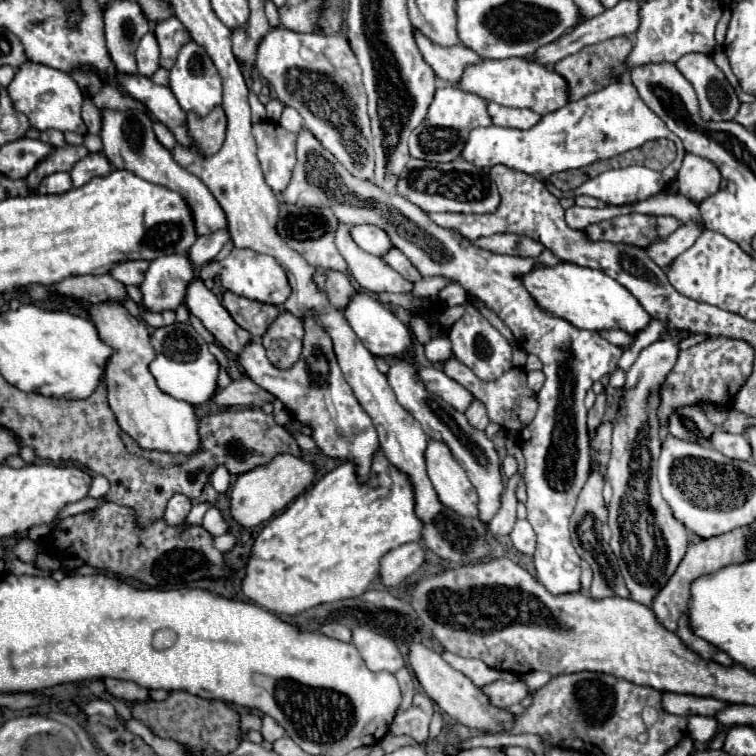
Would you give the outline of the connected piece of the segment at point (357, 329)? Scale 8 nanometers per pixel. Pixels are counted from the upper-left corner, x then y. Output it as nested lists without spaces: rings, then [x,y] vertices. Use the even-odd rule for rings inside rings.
[[[356,291],[350,297],[350,301],[342,313],[344,313],[344,319],[348,321],[348,325],[352,327],[352,331],[358,335],[358,339],[364,343],[364,347],[372,355],[394,359],[394,357],[400,357],[408,347],[412,347],[412,335],[410,335],[408,327],[404,323],[400,323],[388,307],[384,307],[374,295],[366,293],[366,291]]]

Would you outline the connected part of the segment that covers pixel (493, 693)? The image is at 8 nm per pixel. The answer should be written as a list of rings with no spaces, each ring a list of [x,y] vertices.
[[[520,679],[514,681],[514,683],[494,681],[492,685],[482,687],[482,691],[490,697],[490,701],[496,707],[510,707],[514,703],[520,703],[526,695],[532,695],[532,691],[528,689],[528,685],[524,681],[520,681]]]

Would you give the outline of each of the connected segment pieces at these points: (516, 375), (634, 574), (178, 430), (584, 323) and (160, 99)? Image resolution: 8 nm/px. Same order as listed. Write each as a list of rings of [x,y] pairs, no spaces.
[[[450,357],[450,359],[442,365],[442,371],[444,371],[450,379],[454,379],[454,381],[458,381],[462,387],[466,387],[478,401],[482,401],[482,403],[486,405],[490,423],[496,423],[496,425],[500,427],[498,433],[504,435],[504,437],[506,437],[510,431],[520,433],[520,431],[534,419],[534,415],[536,415],[536,411],[538,411],[538,395],[526,385],[526,371],[524,371],[524,369],[512,367],[512,369],[506,371],[500,379],[486,383],[486,381],[478,379],[466,365],[462,365],[460,361],[456,361],[454,357]]]
[[[666,331],[662,339],[642,349],[636,363],[630,367],[624,385],[626,405],[616,415],[612,457],[608,461],[608,479],[614,491],[608,505],[608,527],[612,531],[610,547],[618,559],[632,599],[642,605],[652,603],[654,595],[658,595],[662,585],[666,585],[670,575],[674,575],[688,549],[688,531],[682,523],[678,523],[678,519],[674,519],[674,515],[670,515],[670,507],[666,507],[656,479],[656,463],[662,447],[660,423],[656,415],[660,401],[658,391],[664,377],[676,363],[680,351],[678,341],[682,337],[688,337],[688,331]]]
[[[122,303],[88,305],[88,315],[92,317],[100,339],[112,349],[104,367],[104,379],[108,385],[110,409],[114,411],[122,431],[136,439],[142,449],[160,449],[184,455],[194,453],[200,443],[194,407],[158,389],[156,379],[148,371],[148,363],[154,359],[154,349],[150,345],[146,325],[132,317]]]
[[[558,263],[556,267],[536,267],[528,275],[524,275],[524,285],[542,309],[570,321],[578,329],[620,329],[630,335],[636,335],[644,331],[652,321],[644,307],[638,303],[638,299],[626,287],[596,269],[578,267],[574,263]]]
[[[118,71],[116,75],[118,81],[126,87],[126,91],[170,129],[170,133],[180,145],[194,147],[194,139],[190,139],[190,133],[186,131],[186,111],[178,107],[178,101],[168,87],[156,85],[152,79],[142,75],[122,75]]]

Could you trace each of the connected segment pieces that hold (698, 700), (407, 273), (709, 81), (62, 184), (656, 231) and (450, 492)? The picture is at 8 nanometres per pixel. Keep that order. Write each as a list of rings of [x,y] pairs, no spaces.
[[[662,693],[662,709],[672,715],[716,715],[716,711],[724,709],[726,703],[708,697],[696,695],[680,695],[680,693]]]
[[[390,249],[388,251],[388,255],[384,255],[382,257],[392,269],[396,269],[402,277],[406,277],[408,281],[412,281],[412,283],[416,283],[416,281],[420,281],[422,279],[422,275],[416,271],[416,267],[408,261],[408,257],[400,251],[400,249]]]
[[[688,53],[678,59],[680,73],[692,83],[700,101],[700,115],[706,121],[732,121],[740,101],[726,81],[724,73],[714,65],[710,55]]]
[[[52,173],[46,179],[42,179],[38,193],[46,195],[46,193],[66,193],[72,189],[72,181],[68,173]]]
[[[620,215],[612,217],[608,221],[588,225],[582,229],[590,241],[610,241],[610,243],[626,243],[638,249],[646,249],[656,241],[666,239],[672,235],[682,223],[678,219],[664,215],[664,217],[652,217],[652,215]]]
[[[430,439],[424,455],[428,477],[440,501],[464,517],[478,517],[478,495],[474,491],[474,485],[470,479],[466,479],[466,471],[454,463],[450,449],[444,443]]]

